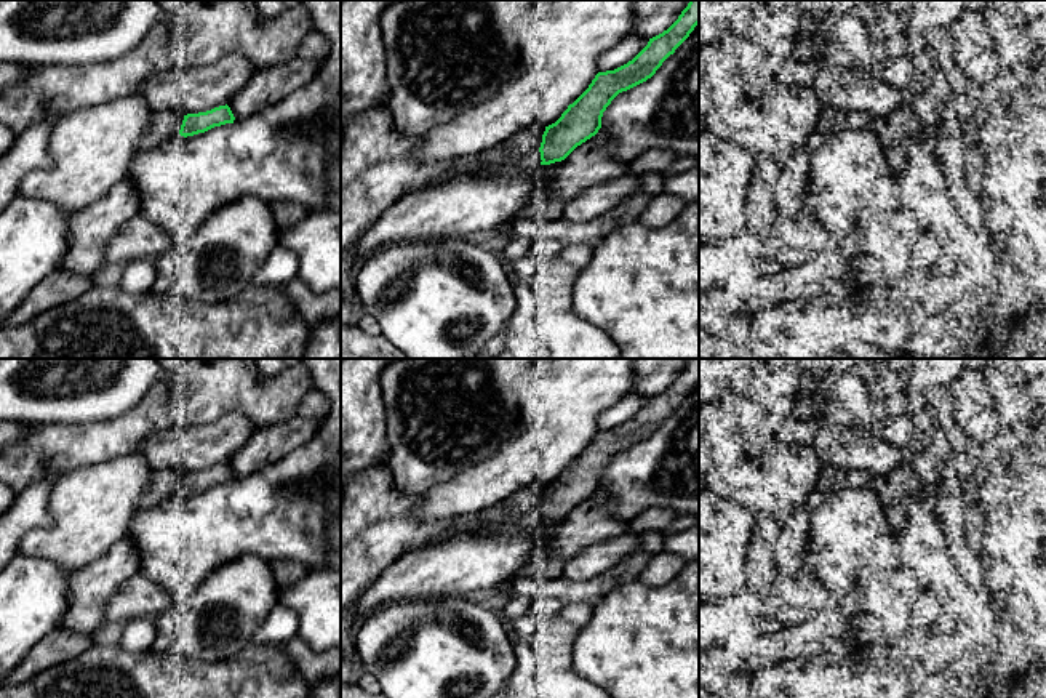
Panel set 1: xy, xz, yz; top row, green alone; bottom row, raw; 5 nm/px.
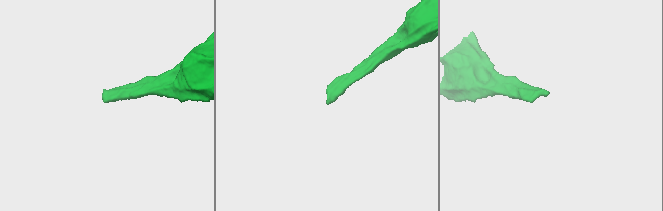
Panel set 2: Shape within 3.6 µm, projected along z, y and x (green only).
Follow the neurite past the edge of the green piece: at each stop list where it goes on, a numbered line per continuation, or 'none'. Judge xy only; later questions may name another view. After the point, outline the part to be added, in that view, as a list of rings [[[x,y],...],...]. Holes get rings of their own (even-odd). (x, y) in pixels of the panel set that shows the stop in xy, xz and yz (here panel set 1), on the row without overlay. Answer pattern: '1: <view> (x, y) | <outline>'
1: xy (165, 482) | [[[179,467],[155,471],[150,485],[139,504],[144,509],[150,509],[163,499],[168,499],[173,493],[179,491],[182,479],[184,472]]]

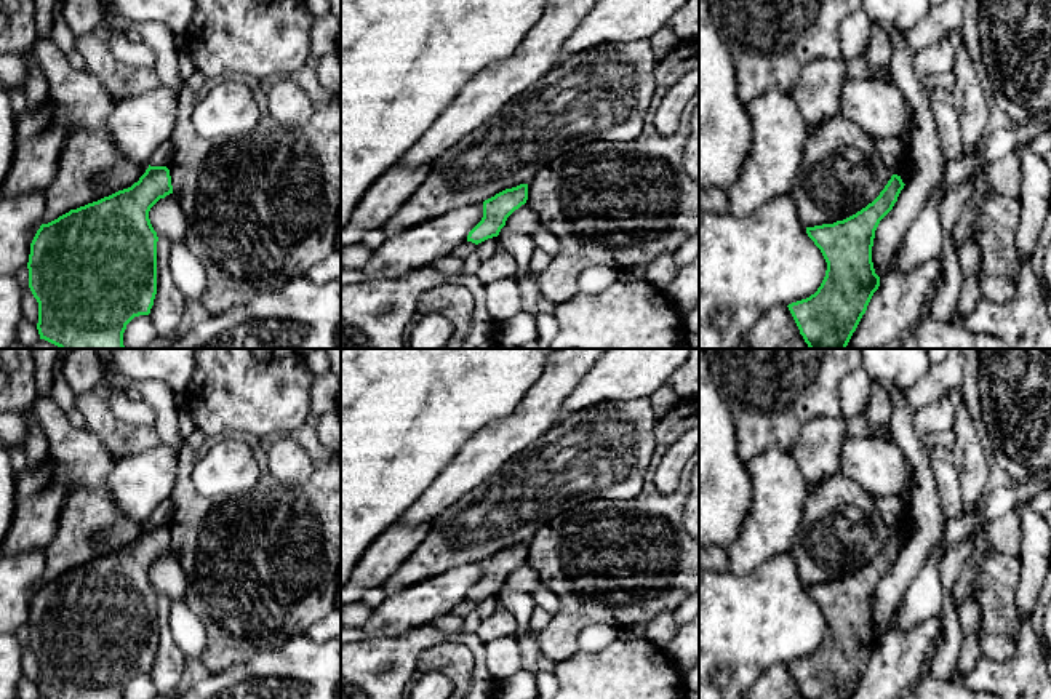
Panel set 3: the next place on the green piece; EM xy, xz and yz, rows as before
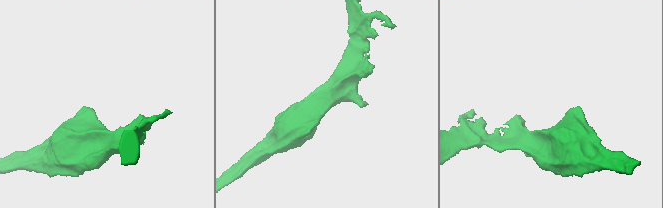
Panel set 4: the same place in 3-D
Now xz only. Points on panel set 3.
none

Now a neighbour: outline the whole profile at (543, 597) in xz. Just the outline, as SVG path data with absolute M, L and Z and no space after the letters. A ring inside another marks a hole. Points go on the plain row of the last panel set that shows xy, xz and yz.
M541 584L531 595L534 605L545 609L552 617L558 613L560 600L545 585Z

